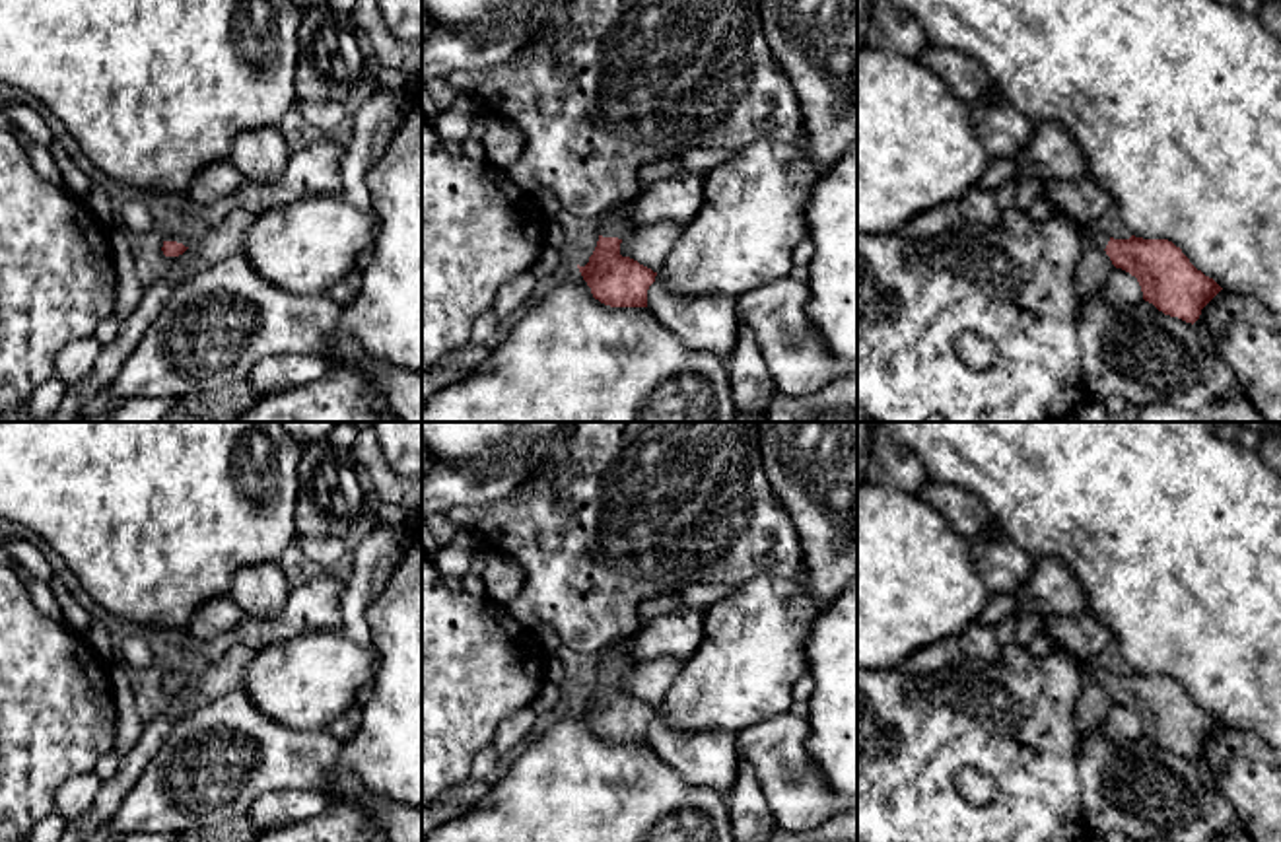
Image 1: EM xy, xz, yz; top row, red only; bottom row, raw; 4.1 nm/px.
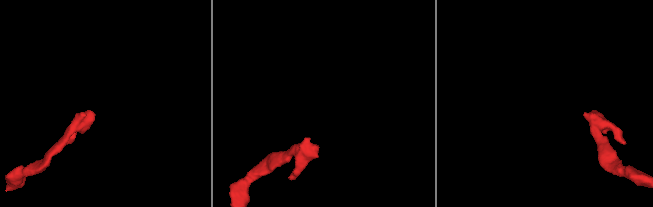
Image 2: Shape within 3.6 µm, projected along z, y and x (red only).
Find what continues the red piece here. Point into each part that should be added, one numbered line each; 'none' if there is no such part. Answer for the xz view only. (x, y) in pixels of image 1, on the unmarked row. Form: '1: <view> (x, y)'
1: xz (617, 658)

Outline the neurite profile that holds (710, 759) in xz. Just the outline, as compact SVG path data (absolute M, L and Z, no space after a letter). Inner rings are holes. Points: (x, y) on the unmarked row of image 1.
M657 708L647 725L647 745L673 766L686 784L729 793L737 780L739 749L725 731L680 731Z

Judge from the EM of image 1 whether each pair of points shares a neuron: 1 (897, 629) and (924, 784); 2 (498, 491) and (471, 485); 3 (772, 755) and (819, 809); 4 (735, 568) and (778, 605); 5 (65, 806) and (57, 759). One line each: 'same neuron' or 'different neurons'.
1: different neurons
2: same neuron
3: same neuron
4: different neurons
5: different neurons

